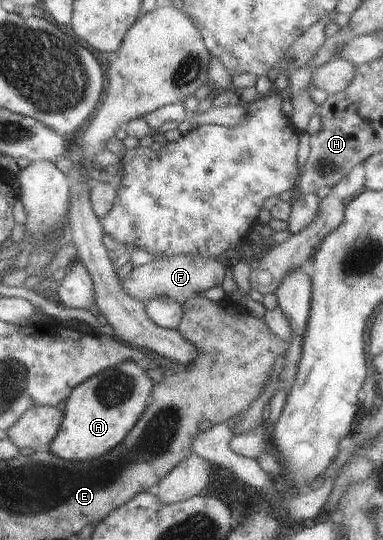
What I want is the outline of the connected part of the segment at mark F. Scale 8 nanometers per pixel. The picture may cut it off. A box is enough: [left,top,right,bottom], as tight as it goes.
[120,254,229,304]

